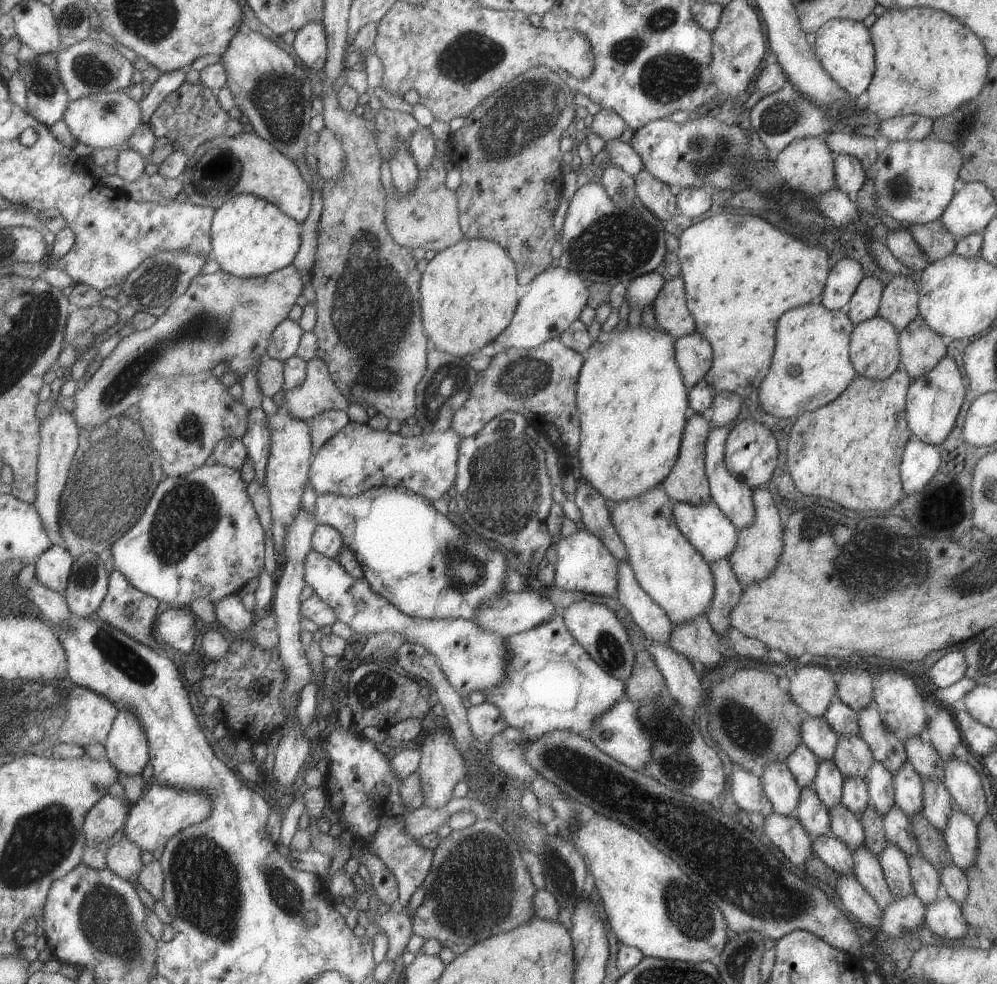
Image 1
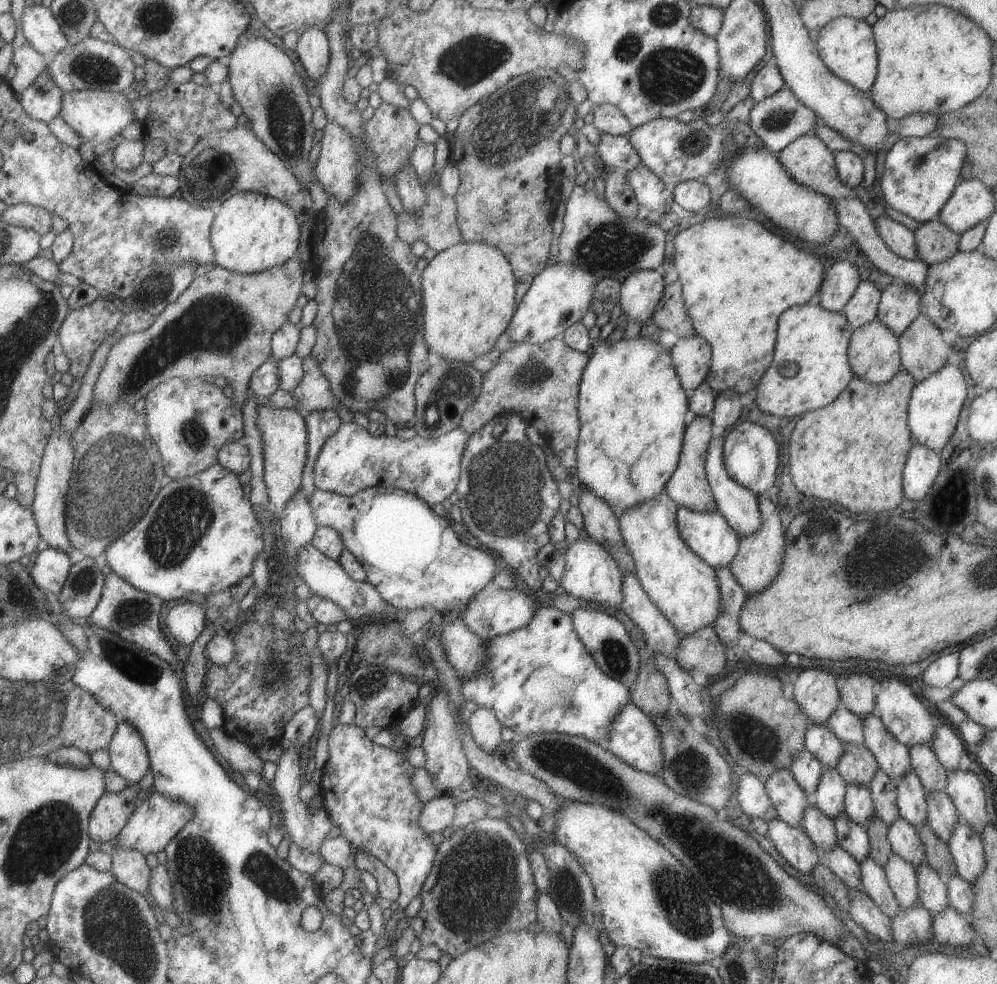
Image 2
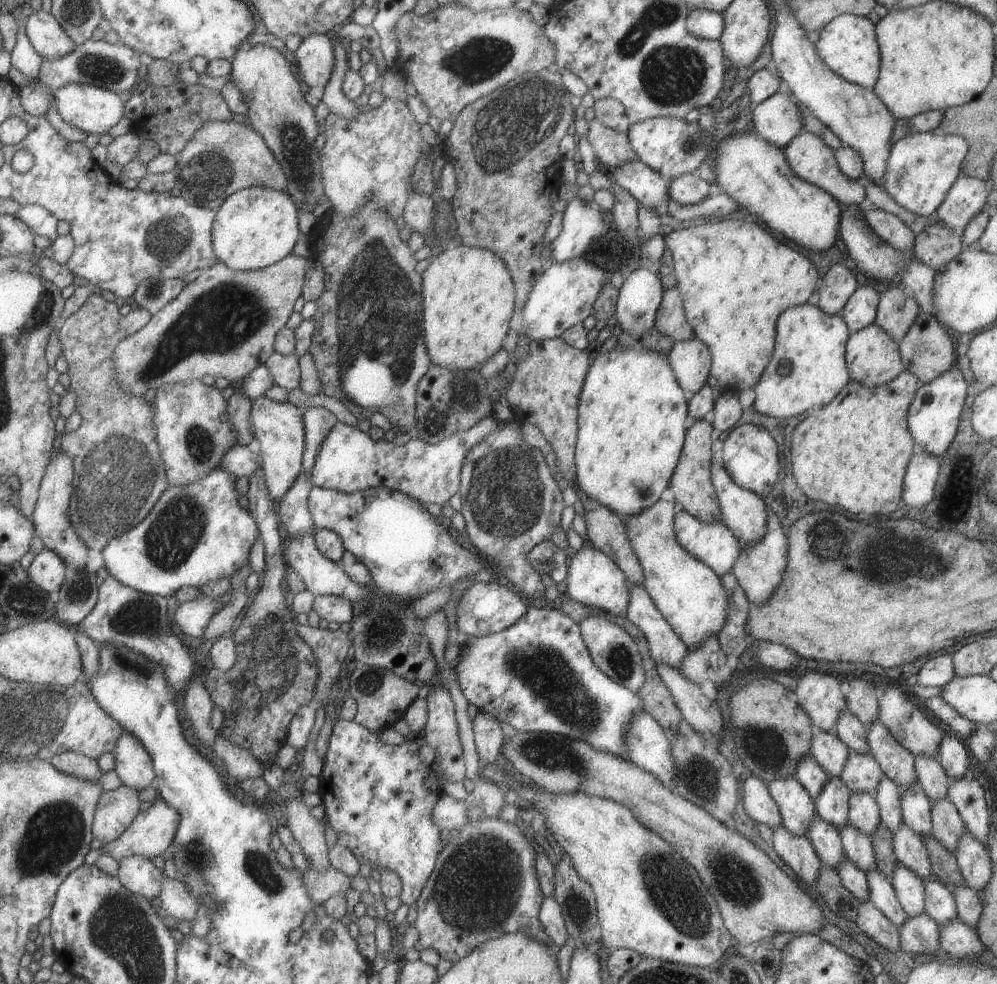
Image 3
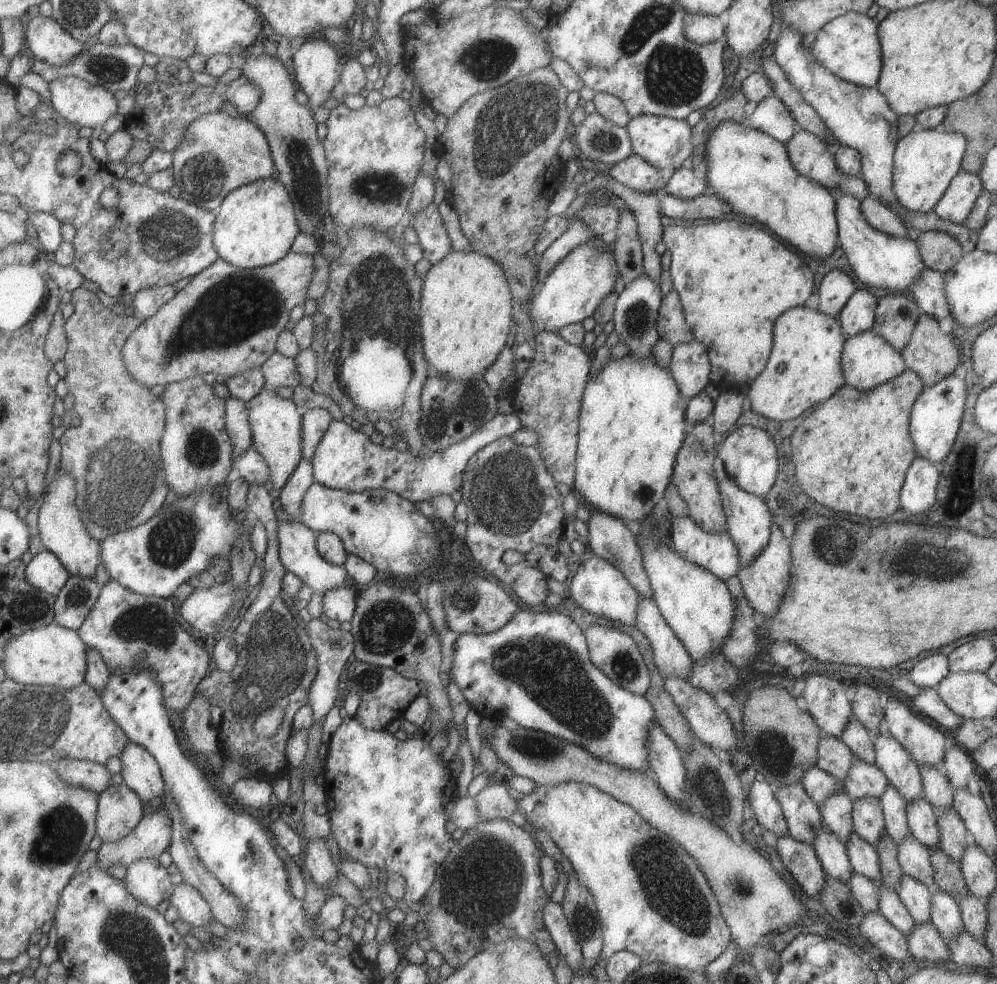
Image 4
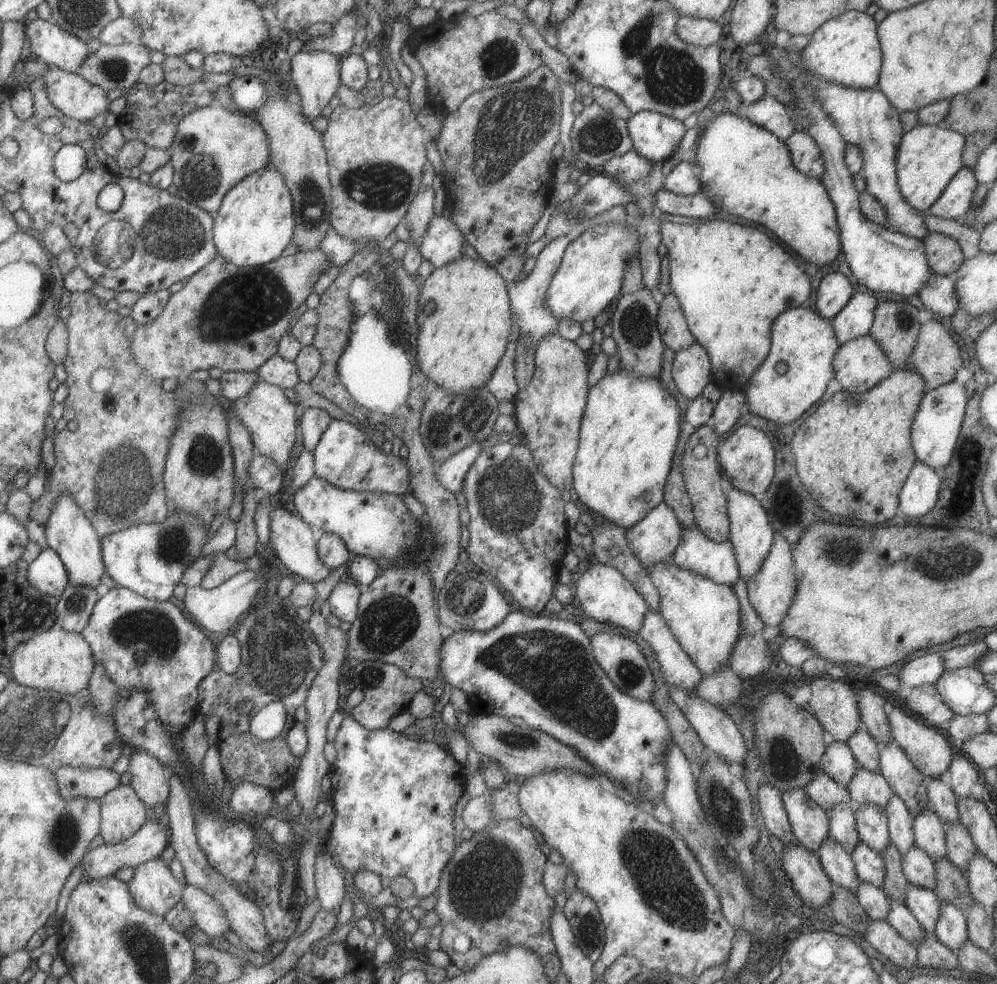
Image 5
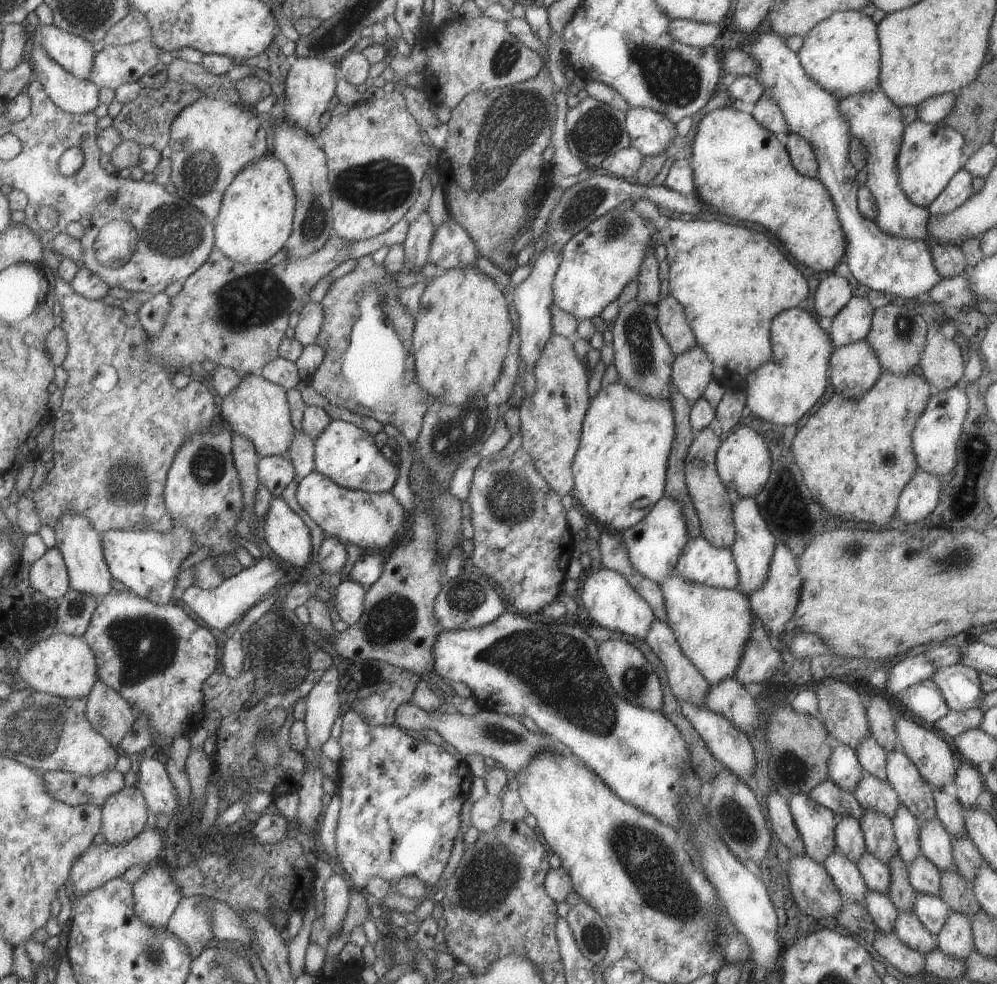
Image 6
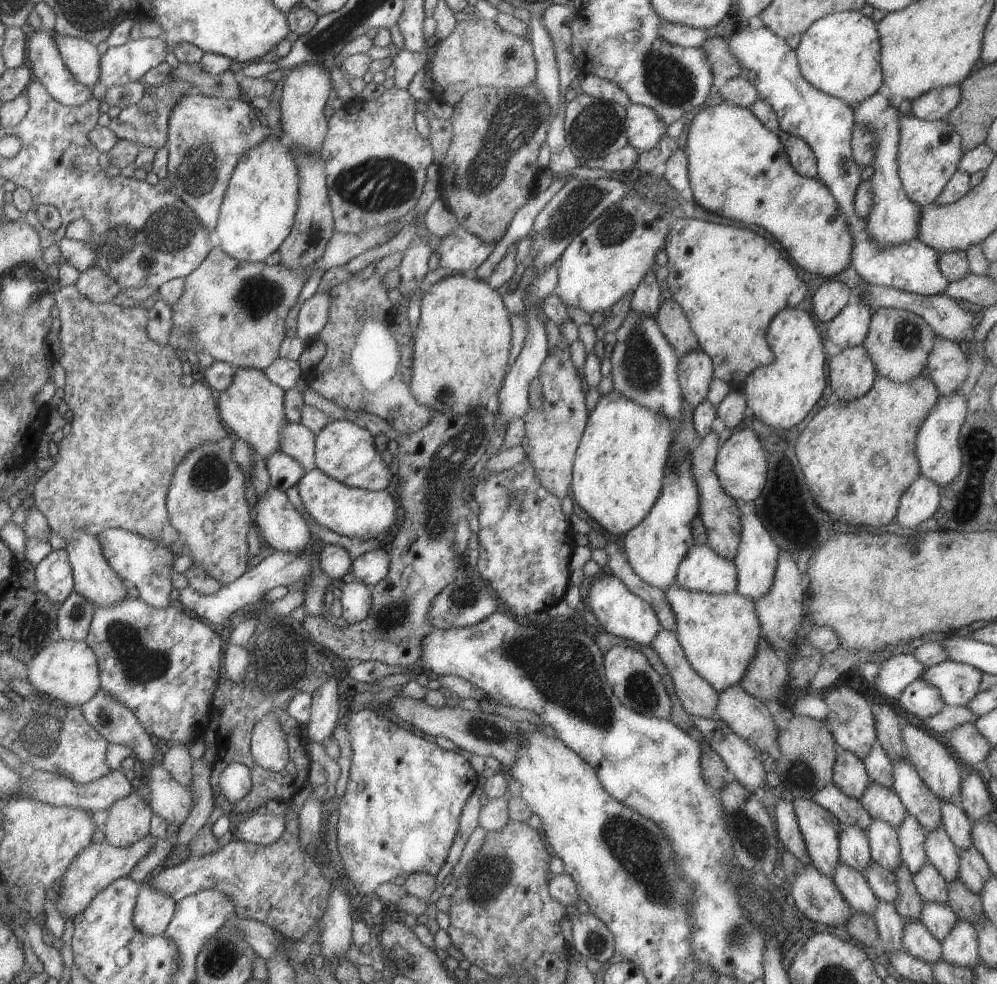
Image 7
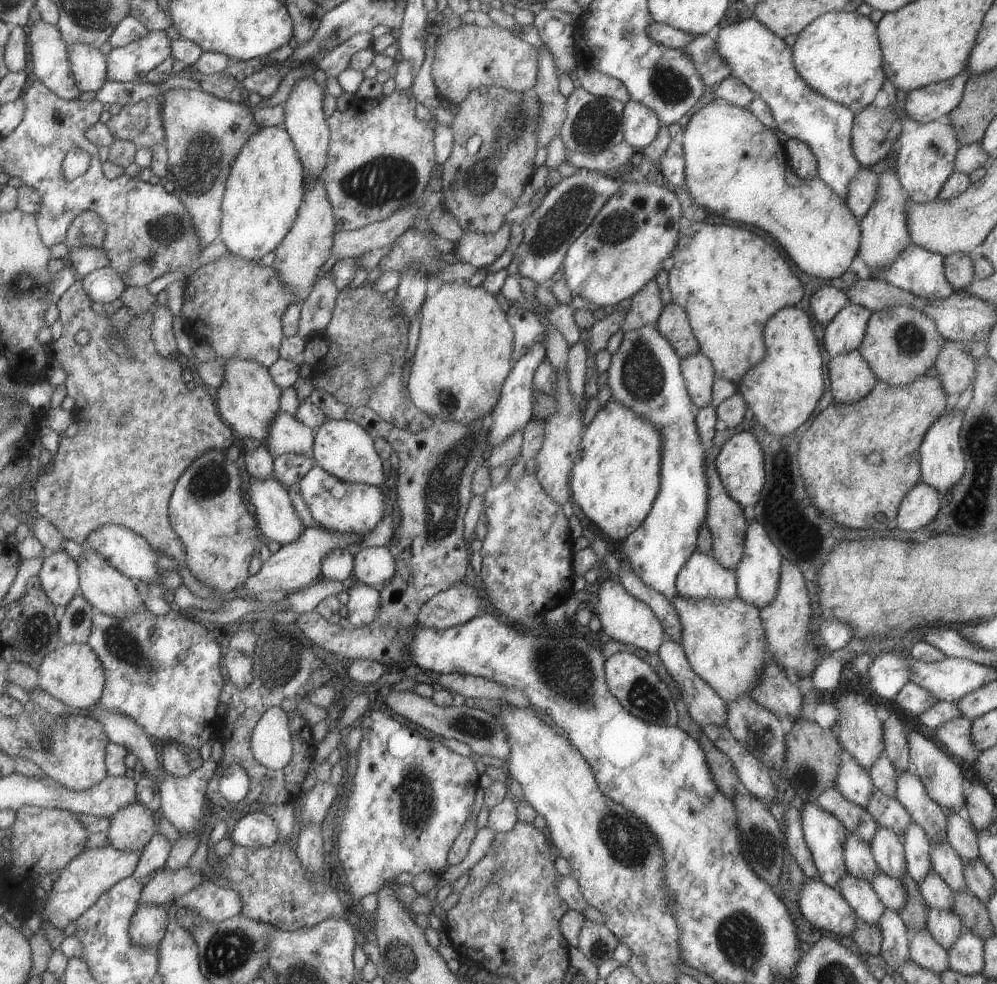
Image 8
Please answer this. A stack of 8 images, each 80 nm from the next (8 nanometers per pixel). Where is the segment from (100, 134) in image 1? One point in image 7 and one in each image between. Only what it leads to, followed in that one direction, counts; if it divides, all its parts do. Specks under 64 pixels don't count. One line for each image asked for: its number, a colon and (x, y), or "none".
2: (96, 116)
3: (93, 109)
4: (86, 104)
5: (72, 93)
6: (75, 95)
7: (47, 62)

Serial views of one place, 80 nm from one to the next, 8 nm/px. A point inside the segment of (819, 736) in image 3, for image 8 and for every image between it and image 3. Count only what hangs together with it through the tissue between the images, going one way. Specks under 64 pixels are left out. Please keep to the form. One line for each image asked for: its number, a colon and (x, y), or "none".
4: (833, 757)
5: (838, 762)
6: (844, 770)
7: (849, 775)
8: (854, 783)

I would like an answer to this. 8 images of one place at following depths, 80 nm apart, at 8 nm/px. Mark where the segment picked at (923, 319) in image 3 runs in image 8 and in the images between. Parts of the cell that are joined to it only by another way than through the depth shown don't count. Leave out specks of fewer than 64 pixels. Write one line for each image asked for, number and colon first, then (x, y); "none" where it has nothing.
4: (930, 353)
5: (935, 357)
6: (940, 363)
7: (947, 366)
8: (955, 369)

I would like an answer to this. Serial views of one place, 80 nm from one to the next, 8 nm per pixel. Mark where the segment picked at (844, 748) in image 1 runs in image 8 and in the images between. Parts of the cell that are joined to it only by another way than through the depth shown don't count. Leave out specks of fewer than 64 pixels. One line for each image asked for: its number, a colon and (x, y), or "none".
2: (857, 766)
3: (861, 774)
4: (863, 780)
5: (866, 787)
6: (872, 794)
7: (881, 803)
8: (886, 812)

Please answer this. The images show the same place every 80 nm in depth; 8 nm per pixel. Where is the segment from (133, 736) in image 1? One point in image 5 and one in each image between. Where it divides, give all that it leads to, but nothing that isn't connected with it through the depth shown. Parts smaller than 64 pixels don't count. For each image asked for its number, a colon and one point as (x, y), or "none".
2: (130, 759)
3: (135, 767)
4: (141, 772)
5: (148, 776)

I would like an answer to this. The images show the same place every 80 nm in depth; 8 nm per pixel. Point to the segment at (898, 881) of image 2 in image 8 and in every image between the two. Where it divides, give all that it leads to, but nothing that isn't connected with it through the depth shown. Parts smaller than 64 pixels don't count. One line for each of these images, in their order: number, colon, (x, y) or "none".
3: (909, 888)
4: (916, 897)
5: (923, 903)
6: (931, 911)
7: (939, 919)
8: (944, 927)

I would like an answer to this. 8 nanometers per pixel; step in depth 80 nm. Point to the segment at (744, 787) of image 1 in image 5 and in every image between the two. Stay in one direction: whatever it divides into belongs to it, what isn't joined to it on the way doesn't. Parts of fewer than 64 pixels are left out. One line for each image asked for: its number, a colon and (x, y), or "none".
2: (752, 798)
3: (757, 803)
4: (767, 811)
5: (775, 818)

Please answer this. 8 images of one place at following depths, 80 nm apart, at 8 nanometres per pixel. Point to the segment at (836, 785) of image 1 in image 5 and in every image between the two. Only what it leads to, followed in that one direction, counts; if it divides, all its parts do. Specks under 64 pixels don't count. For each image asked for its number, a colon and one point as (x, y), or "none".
2: (829, 794)
3: (831, 805)
4: (835, 811)
5: (842, 827)

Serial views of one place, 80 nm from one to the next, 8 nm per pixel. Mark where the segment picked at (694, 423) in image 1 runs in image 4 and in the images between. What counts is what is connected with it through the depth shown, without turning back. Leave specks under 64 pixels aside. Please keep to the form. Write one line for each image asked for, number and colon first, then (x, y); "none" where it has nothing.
2: (688, 487)
3: (690, 482)
4: (692, 475)

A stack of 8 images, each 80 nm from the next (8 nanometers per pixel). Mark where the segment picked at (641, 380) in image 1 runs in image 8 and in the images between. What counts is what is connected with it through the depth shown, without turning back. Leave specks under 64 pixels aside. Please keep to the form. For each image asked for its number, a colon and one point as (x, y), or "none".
2: (630, 405)
3: (630, 418)
4: (630, 426)
5: (630, 425)
6: (619, 468)
7: (618, 469)
8: (614, 480)

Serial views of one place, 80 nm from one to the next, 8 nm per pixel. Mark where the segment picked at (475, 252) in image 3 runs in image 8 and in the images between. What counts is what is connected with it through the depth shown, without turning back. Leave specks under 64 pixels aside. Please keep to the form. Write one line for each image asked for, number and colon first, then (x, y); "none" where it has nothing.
4: (465, 310)
5: (463, 316)
6: (461, 332)
7: (461, 344)
8: (463, 353)

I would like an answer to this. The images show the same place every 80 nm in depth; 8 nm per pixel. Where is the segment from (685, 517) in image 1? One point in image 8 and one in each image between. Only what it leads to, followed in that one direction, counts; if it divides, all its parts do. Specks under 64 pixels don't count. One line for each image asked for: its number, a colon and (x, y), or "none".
2: (708, 535)
3: (713, 544)
4: (715, 552)
5: (696, 553)
6: (699, 562)
7: (701, 570)
8: (701, 577)

